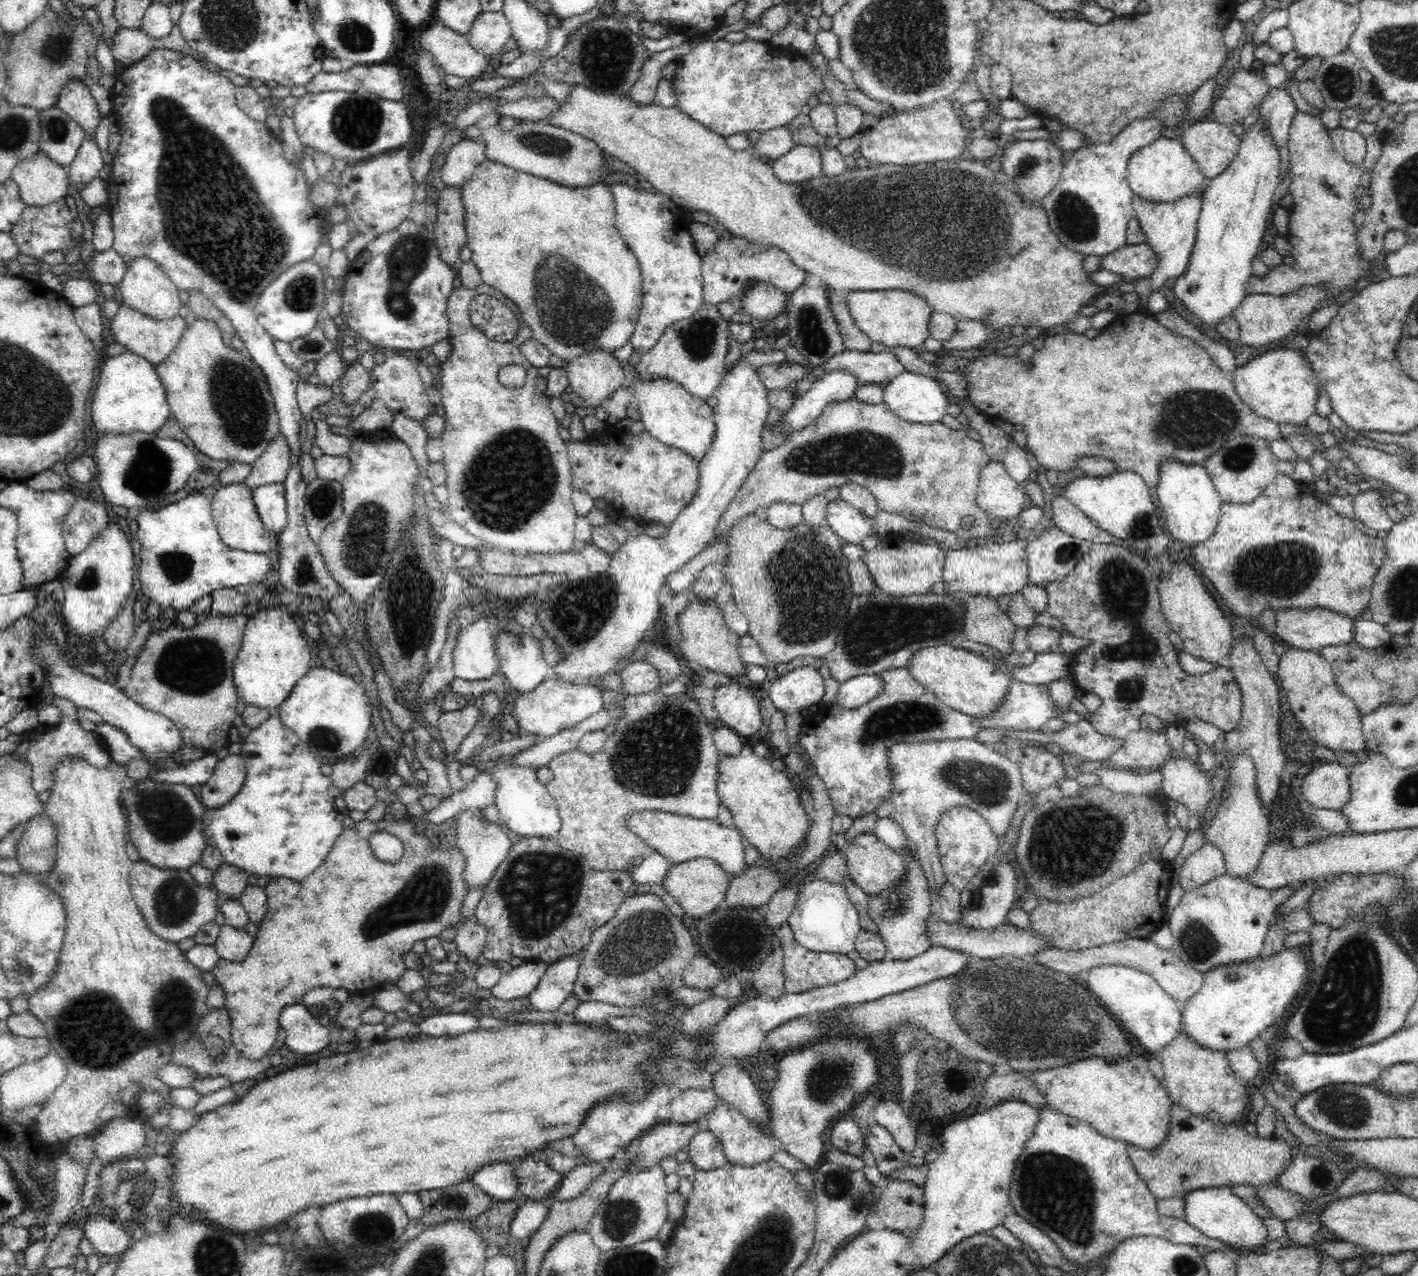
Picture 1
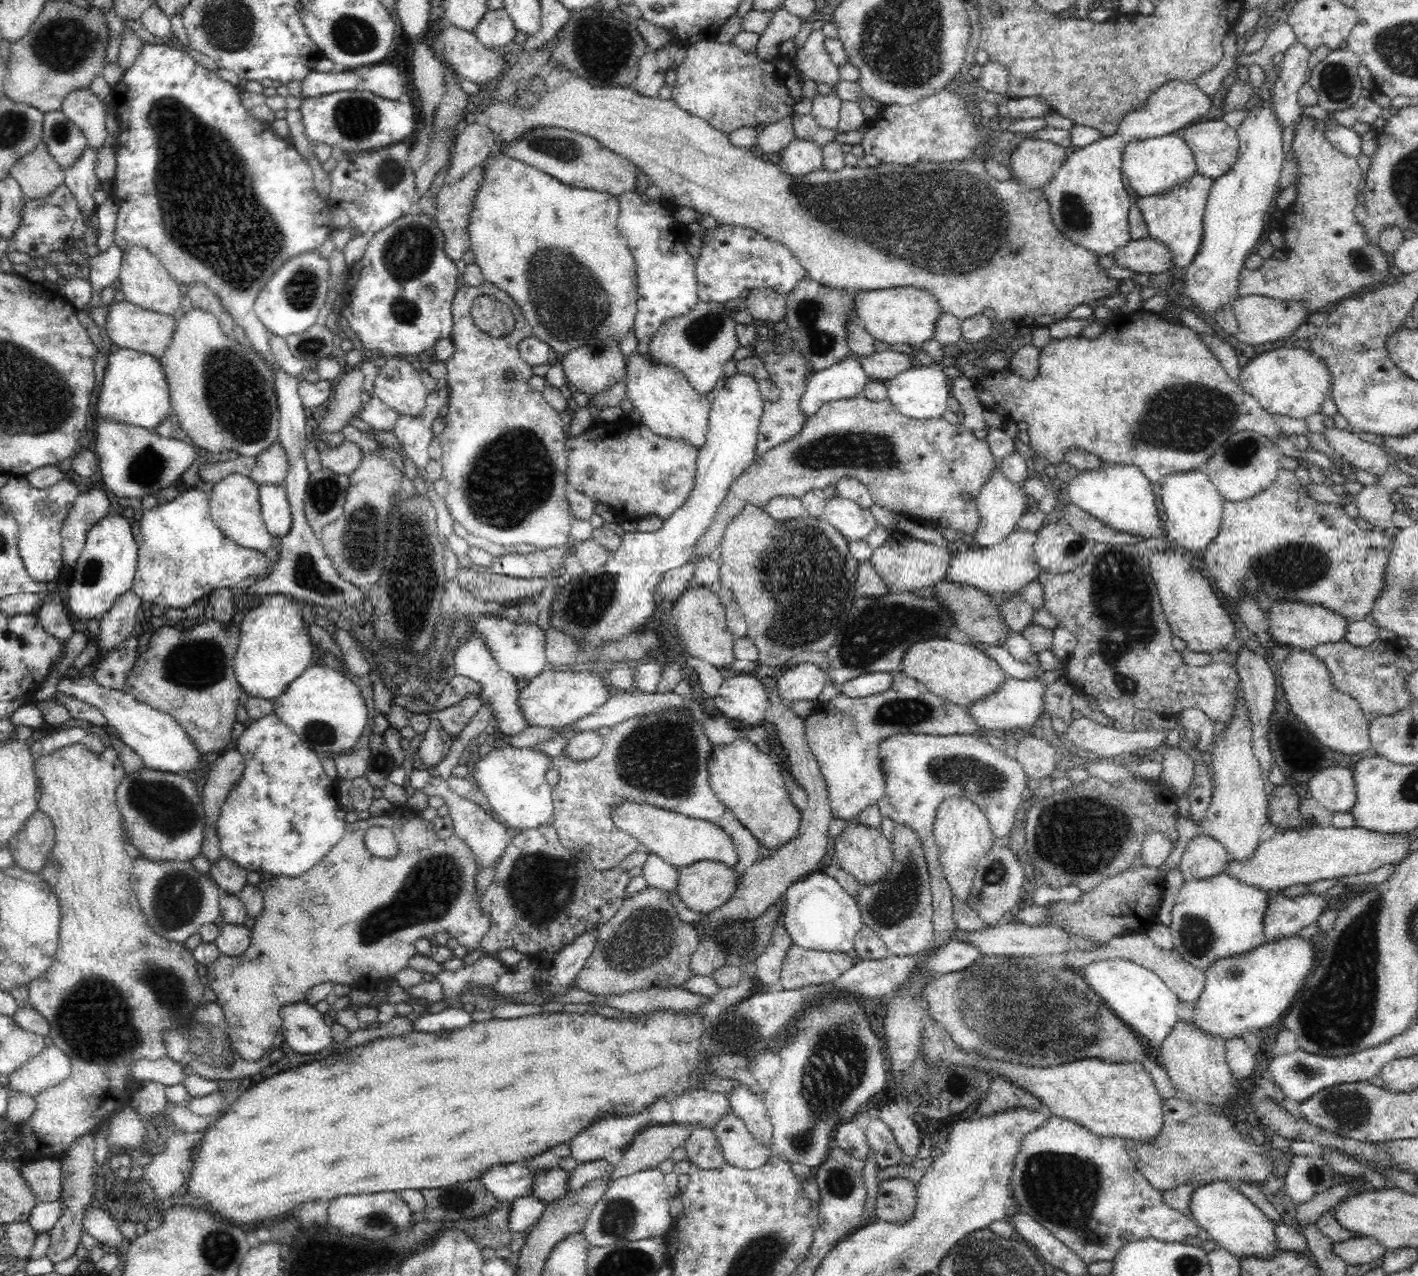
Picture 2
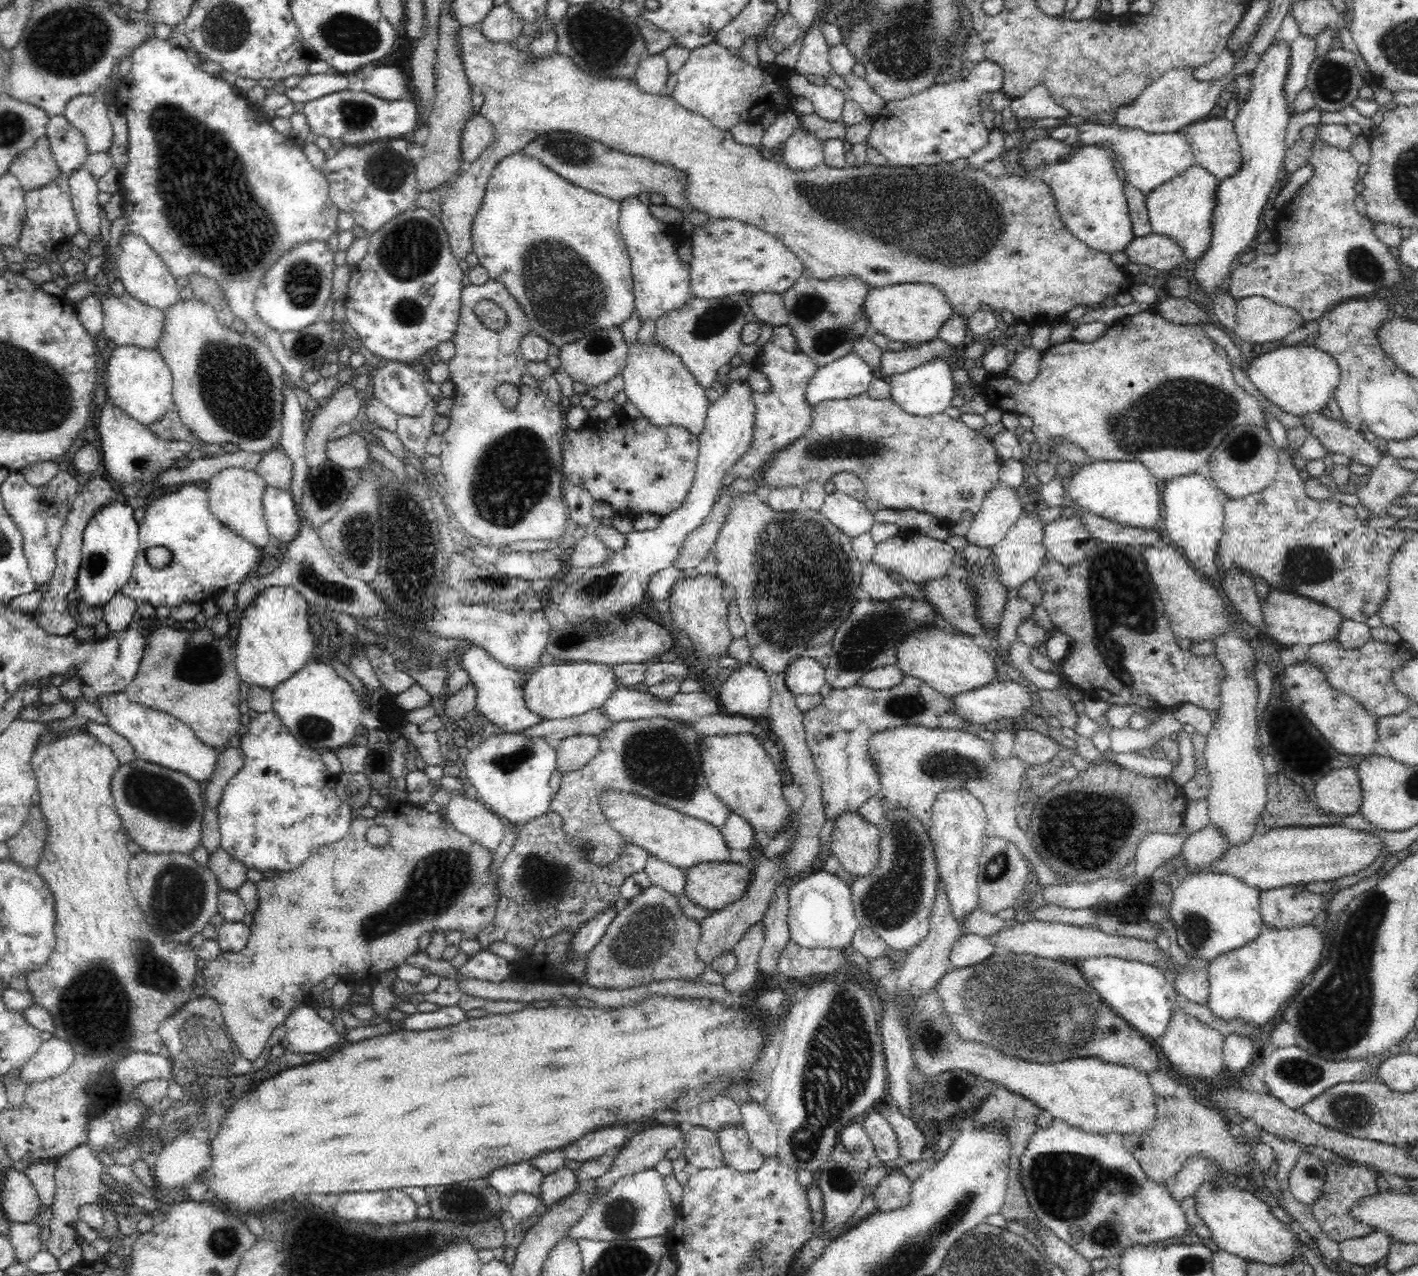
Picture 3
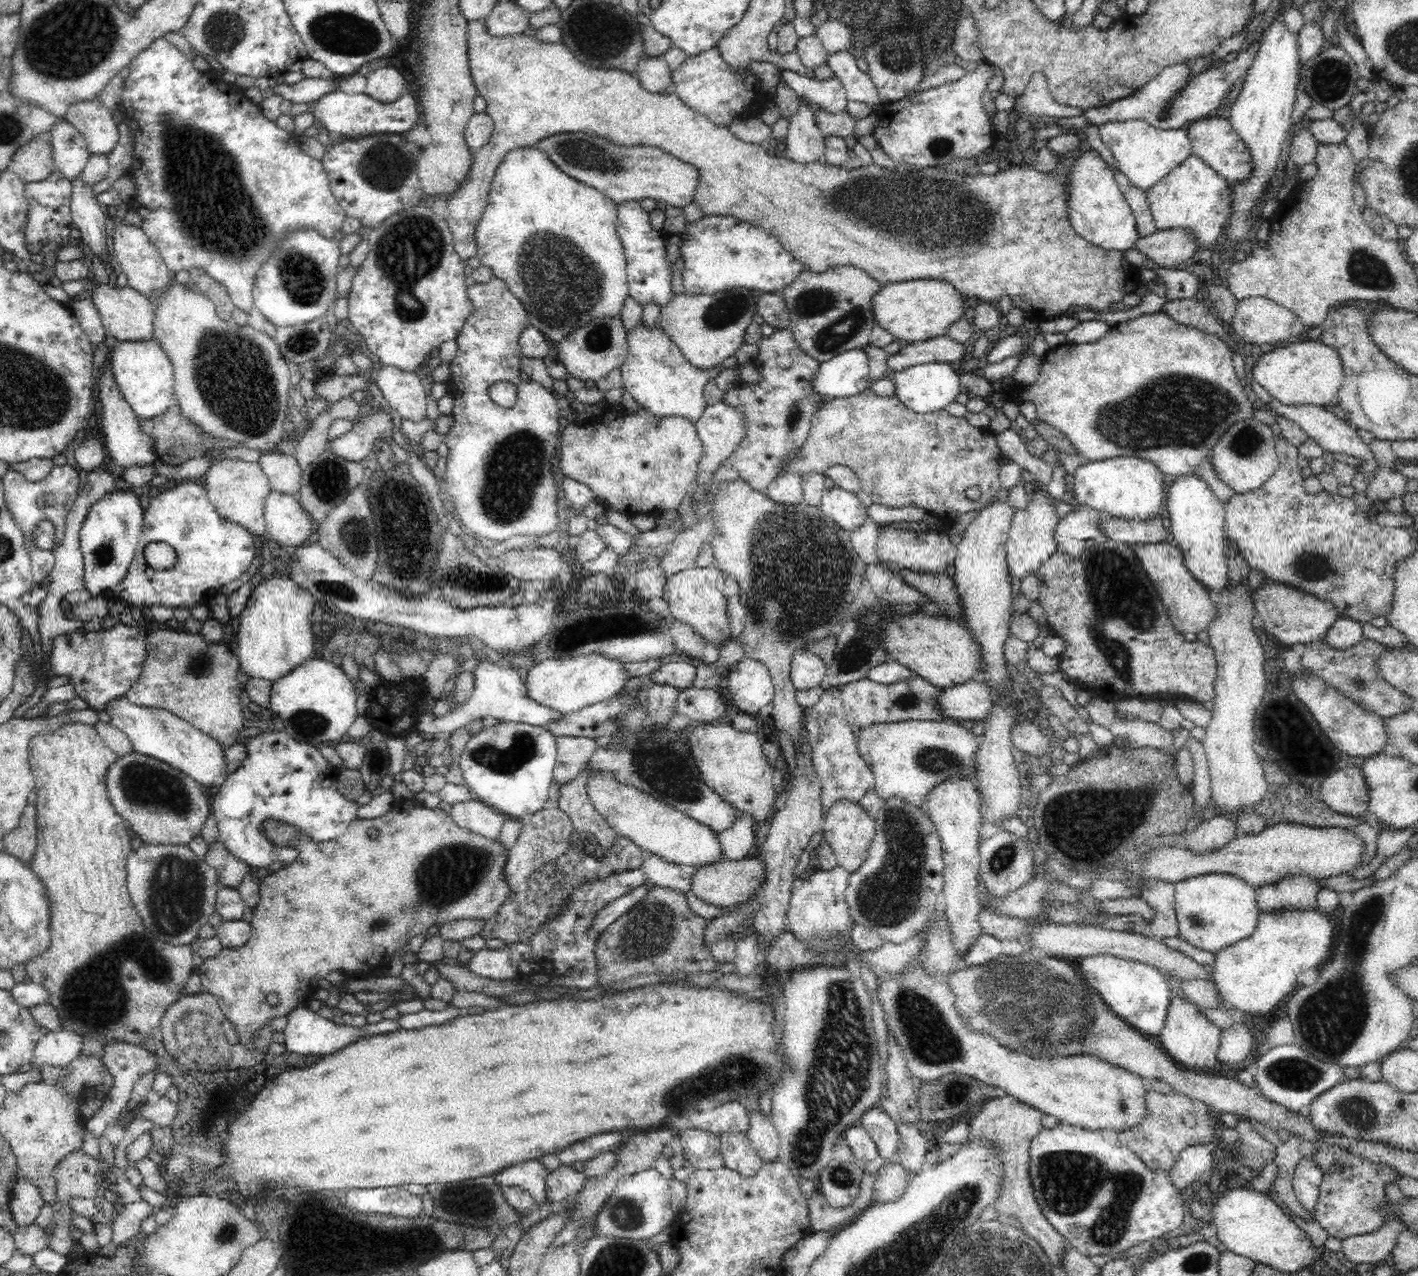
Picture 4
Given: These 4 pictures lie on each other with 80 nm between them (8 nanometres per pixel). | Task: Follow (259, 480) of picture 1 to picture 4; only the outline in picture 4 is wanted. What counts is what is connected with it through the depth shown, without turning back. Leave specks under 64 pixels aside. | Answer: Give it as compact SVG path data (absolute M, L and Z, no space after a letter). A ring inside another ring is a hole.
M270 450L263 453L259 465L268 479L271 490L298 495L302 472L296 458L277 450Z

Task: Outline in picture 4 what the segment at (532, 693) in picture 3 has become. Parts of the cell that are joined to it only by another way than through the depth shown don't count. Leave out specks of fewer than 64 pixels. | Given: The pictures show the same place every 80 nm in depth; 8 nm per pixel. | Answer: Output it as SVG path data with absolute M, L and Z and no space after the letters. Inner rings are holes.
M598 654L594 656L574 656L568 658L546 658L535 668L530 668L525 680L528 697L552 711L566 716L587 706L612 698L622 691L628 675L618 660L609 660Z

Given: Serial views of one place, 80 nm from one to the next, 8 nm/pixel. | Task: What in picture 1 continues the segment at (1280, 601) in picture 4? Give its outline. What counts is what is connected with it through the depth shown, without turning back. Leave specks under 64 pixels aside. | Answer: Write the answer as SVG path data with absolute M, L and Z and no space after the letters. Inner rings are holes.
M1320 607L1308 610L1280 609L1276 611L1275 636L1287 647L1319 652L1330 646L1348 646L1354 641L1354 621L1354 618Z

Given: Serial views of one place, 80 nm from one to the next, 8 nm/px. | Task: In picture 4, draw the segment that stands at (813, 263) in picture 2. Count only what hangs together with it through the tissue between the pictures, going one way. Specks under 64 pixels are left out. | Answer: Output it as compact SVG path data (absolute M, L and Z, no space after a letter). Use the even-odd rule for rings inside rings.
M473 20L467 23L467 58L469 61L469 72L472 76L473 84L477 90L477 95L484 98L486 101L486 111L493 121L493 133L489 143L483 146L476 154L472 156L472 167L469 170L468 177L461 182L461 186L456 192L452 192L447 202L448 215L444 218L448 223L454 250L456 254L466 262L468 258L476 255L476 239L474 239L474 230L476 224L480 220L482 212L487 205L488 192L491 188L495 171L498 169L501 160L508 152L526 147L534 147L538 140L544 137L560 134L560 132L571 133L586 133L590 136L602 137L618 147L650 147L652 149L660 149L668 155L676 157L676 159L690 164L697 171L697 186L692 192L692 203L698 208L702 208L705 216L733 216L739 221L744 221L755 225L756 228L763 229L775 233L781 244L788 252L791 252L803 265L810 271L815 273L823 273L834 267L856 267L868 273L876 283L880 286L897 283L908 282L911 280L939 280L946 281L952 284L952 289L956 289L956 293L964 298L975 298L978 304L990 303L998 305L1002 296L1006 295L1010 298L1011 304L1017 310L1022 310L1028 314L1028 325L1036 325L1040 322L1048 322L1058 317L1065 316L1072 306L1086 306L1090 310L1096 312L1108 311L1108 306L1112 302L1120 302L1126 294L1134 293L1135 289L1142 283L1139 275L1139 269L1134 268L1123 257L1120 251L1105 251L1103 248L1094 246L1082 237L1076 235L1072 231L1072 225L1068 223L1066 216L1066 188L1065 182L1061 178L1051 178L1037 172L1032 166L1014 166L1011 170L1000 172L996 176L986 176L986 174L976 174L969 176L965 173L956 172L948 166L940 167L922 167L908 168L899 170L887 170L874 163L857 168L854 170L846 170L842 167L834 167L828 164L810 163L808 166L784 159L784 157L772 157L766 153L764 144L748 144L740 140L732 134L732 131L726 127L716 126L706 116L691 110L686 104L680 101L676 94L671 96L665 92L651 93L644 89L635 75L627 74L622 70L595 70L587 68L582 62L578 62L572 52L568 51L566 46L561 42L555 44L541 44L537 42L533 33L525 33L518 36L504 36L496 38L488 35L484 21Z

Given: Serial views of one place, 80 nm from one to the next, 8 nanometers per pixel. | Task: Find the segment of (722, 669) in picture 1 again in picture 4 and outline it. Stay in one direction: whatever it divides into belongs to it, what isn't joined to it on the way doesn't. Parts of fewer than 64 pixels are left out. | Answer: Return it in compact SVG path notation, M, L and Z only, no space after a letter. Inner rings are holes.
M715 566L710 568L692 568L677 572L668 578L664 588L664 599L676 620L689 624L692 630L718 650L732 638L727 617L727 600L724 596L725 576Z

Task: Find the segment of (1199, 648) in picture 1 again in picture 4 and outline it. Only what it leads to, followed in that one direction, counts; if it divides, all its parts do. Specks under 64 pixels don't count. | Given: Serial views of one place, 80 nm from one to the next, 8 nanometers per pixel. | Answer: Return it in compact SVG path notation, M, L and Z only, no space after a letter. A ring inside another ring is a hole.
M1170 539L1158 544L1132 545L1131 548L1164 603L1176 632L1185 637L1207 632L1217 617L1217 603L1210 600L1209 590L1192 576L1179 548Z

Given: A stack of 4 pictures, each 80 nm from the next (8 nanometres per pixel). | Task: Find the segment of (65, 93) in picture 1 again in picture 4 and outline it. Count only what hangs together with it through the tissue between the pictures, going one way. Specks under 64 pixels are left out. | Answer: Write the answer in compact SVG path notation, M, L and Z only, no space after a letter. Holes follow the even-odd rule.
M98 98L85 99L72 104L63 118L82 133L91 154L108 155L118 142L118 129L112 111L103 106Z

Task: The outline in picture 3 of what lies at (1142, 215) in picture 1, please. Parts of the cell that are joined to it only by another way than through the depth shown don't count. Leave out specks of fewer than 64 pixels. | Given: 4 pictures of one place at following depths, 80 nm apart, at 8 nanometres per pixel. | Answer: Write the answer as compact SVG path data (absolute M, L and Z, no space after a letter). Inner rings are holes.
M1196 164L1191 167L1182 176L1176 176L1148 193L1144 202L1152 233L1174 239L1176 245L1182 249L1182 259L1185 262L1200 258L1210 246L1212 208L1216 196L1214 192L1219 186L1219 181L1204 168Z

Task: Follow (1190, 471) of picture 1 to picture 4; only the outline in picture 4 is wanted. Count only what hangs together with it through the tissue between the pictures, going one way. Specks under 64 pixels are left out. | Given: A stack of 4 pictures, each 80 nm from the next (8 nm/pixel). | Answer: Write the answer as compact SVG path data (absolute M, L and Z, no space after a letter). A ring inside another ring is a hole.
M1192 473L1175 478L1166 493L1166 506L1169 510L1170 540L1182 552L1192 576L1209 591L1225 590L1228 564L1225 556L1224 502L1216 497L1202 477Z

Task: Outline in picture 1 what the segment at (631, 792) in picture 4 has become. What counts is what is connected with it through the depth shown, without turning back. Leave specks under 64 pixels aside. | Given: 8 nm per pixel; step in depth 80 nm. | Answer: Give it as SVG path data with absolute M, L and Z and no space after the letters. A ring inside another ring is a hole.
M635 812L626 818L629 829L635 832L655 852L665 856L672 864L694 859L712 859L726 875L738 876L746 872L744 844L736 826L725 827L715 819L695 819L668 812Z

